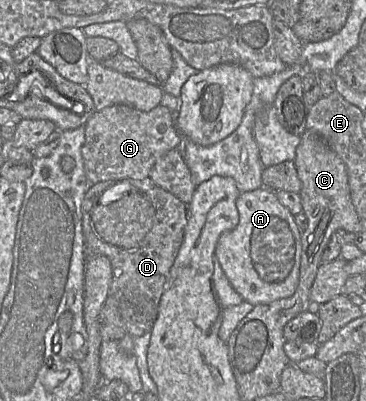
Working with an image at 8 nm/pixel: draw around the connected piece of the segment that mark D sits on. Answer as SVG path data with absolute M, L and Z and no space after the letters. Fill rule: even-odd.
M149 177L134 180L108 180L90 185L81 205L82 231L84 236L85 261L96 255L106 256L112 268L112 281L107 298L99 314L102 340L119 341L126 335L126 321L135 321L145 333L149 332L157 317L158 306L163 294L170 269L184 239L188 206L170 192L156 185ZM133 187L144 193L155 208L152 228L132 249L124 249L108 244L101 239L93 226L91 210L98 203L113 202L110 189L121 190Z

